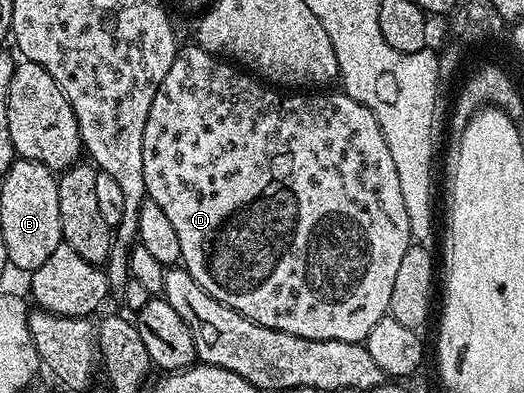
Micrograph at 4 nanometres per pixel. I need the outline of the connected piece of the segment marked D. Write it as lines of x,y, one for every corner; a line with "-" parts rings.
196,46
182,47
175,62
171,62
171,70
167,70
167,78
163,78
159,90
155,90
155,102
151,102
151,114
147,114
147,126
143,126
143,182
146,197
165,211
175,234
179,234
180,263
211,298
219,298
219,302
271,330
295,334
299,338
359,344
371,334
371,326
388,313
395,273
403,254
411,247
409,219
399,187
399,174
375,114
345,91
329,91
333,90
305,90
281,97
280,91
238,70
222,57
212,56

